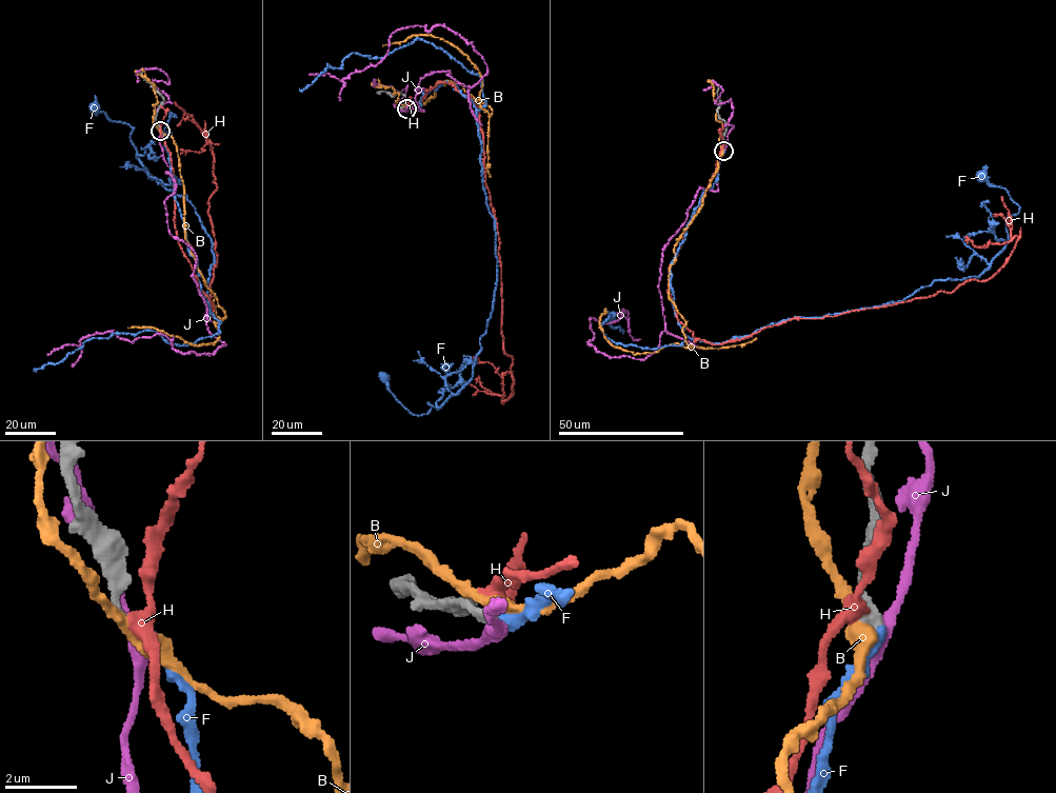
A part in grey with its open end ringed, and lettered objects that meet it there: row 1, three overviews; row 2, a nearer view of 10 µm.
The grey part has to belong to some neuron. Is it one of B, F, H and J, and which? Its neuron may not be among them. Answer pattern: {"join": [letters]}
{"join": ["F"]}

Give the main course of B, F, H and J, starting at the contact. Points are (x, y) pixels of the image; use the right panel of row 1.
B: (722, 150), (670, 269), (669, 297), (691, 347), (635, 354), (614, 347), (600, 326), (605, 308)
F: (723, 151), (670, 268), (683, 333), (713, 343), (979, 276), (1003, 248), (1005, 218), (1019, 211), (982, 176)
H: (722, 149), (669, 270), (695, 338), (722, 344), (952, 293), (990, 279), (1018, 237), (967, 241)
J: (724, 150), (718, 190), (699, 189), (662, 252), (654, 352), (589, 344), (590, 317), (629, 319), (613, 315)

